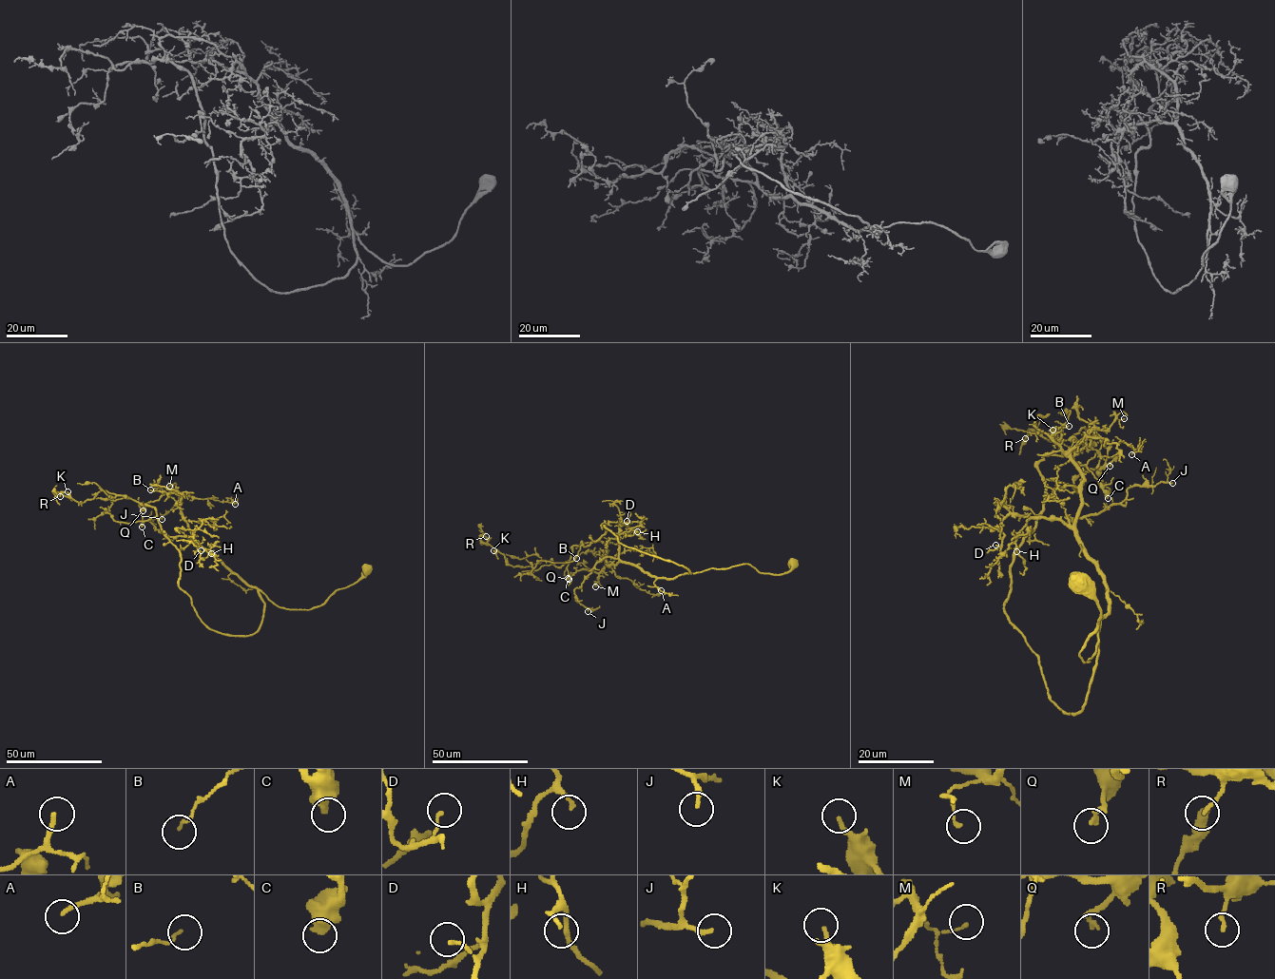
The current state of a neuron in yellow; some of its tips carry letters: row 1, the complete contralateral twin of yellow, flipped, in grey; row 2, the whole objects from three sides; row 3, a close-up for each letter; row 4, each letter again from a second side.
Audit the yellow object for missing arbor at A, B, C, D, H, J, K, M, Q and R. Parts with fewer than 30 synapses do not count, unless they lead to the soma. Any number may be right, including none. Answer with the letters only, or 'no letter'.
A

